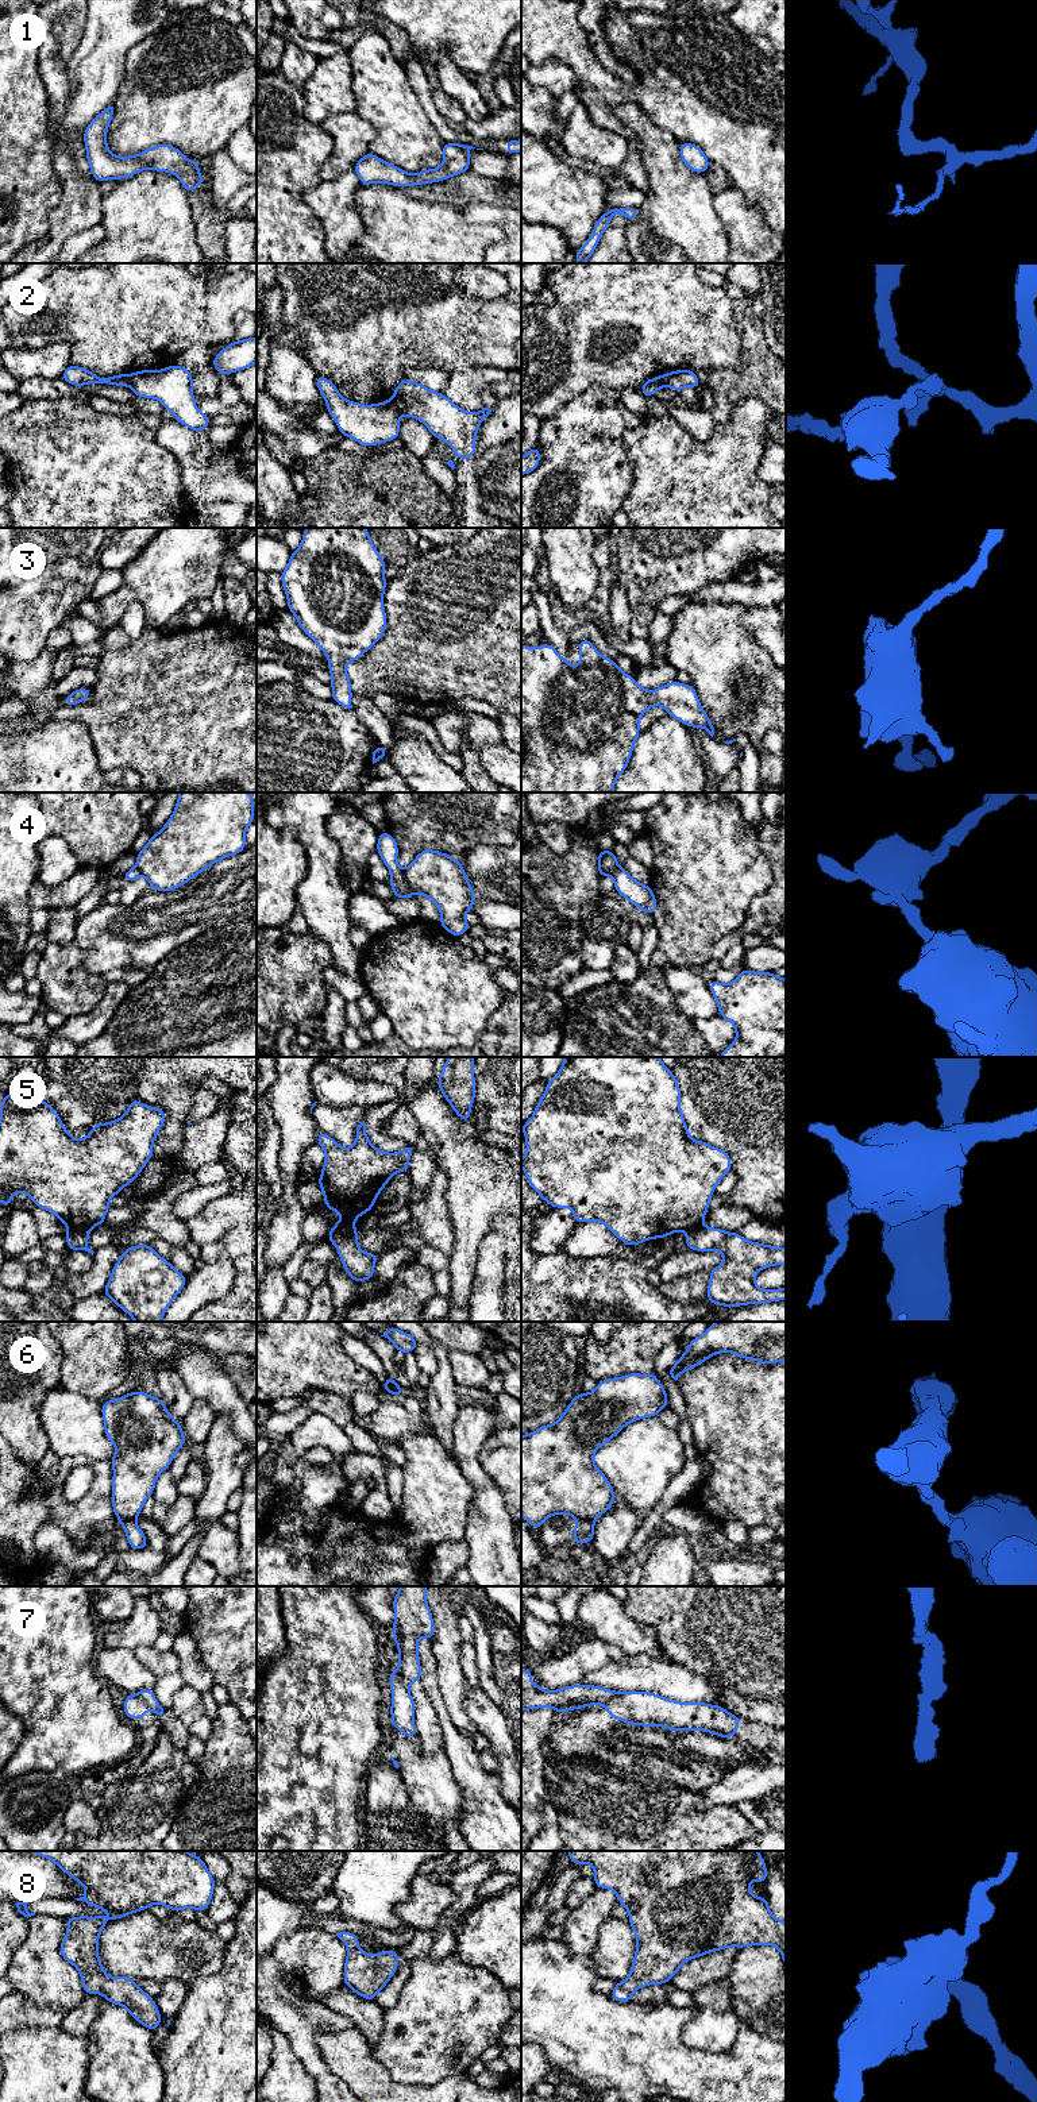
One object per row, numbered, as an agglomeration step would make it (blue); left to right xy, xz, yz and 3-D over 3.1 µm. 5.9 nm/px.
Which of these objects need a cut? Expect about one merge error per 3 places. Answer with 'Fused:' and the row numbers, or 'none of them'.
Fused: 2, 4, 5, 6, 7

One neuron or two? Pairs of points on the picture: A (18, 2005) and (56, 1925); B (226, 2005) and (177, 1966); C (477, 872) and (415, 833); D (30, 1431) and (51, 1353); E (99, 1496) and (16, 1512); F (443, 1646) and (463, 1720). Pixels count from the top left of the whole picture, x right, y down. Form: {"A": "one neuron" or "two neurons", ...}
{"A": "two neurons", "B": "two neurons", "C": "two neurons", "D": "one neuron", "E": "one neuron", "F": "one neuron"}

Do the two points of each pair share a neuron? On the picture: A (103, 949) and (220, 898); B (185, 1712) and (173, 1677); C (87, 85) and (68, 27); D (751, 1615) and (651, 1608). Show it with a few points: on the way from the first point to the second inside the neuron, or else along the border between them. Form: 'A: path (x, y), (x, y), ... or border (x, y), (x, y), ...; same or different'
A: path (133, 936), (139, 936), (160, 921), (191, 910); same
B: border (184, 1684), (173, 1696), (169, 1709); different
C: border (87, 19), (81, 41), (66, 66), (68, 80); different
D: path (727, 1609), (675, 1608); same

